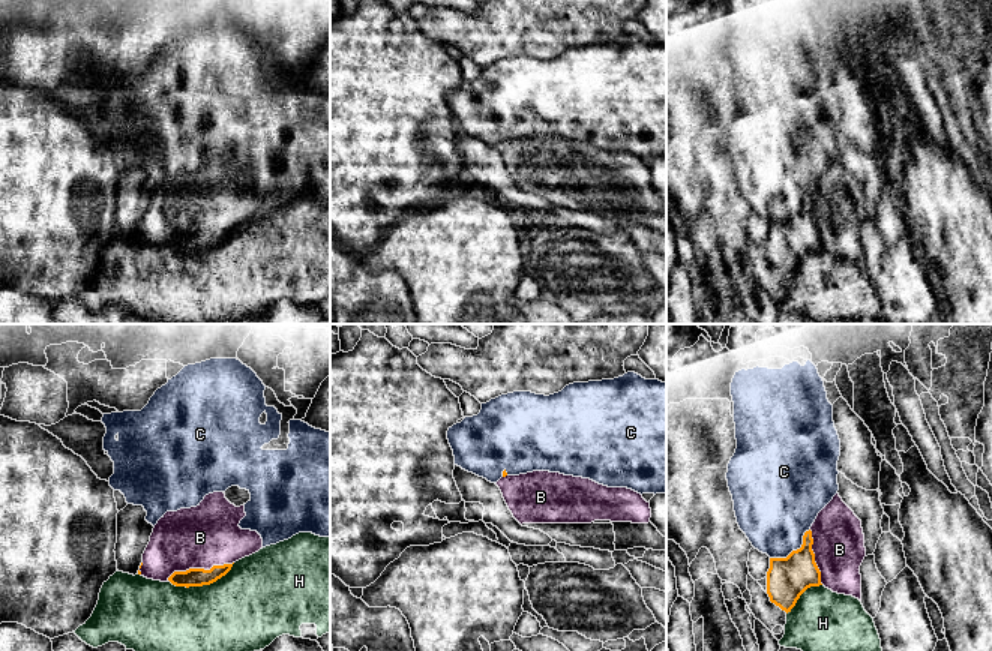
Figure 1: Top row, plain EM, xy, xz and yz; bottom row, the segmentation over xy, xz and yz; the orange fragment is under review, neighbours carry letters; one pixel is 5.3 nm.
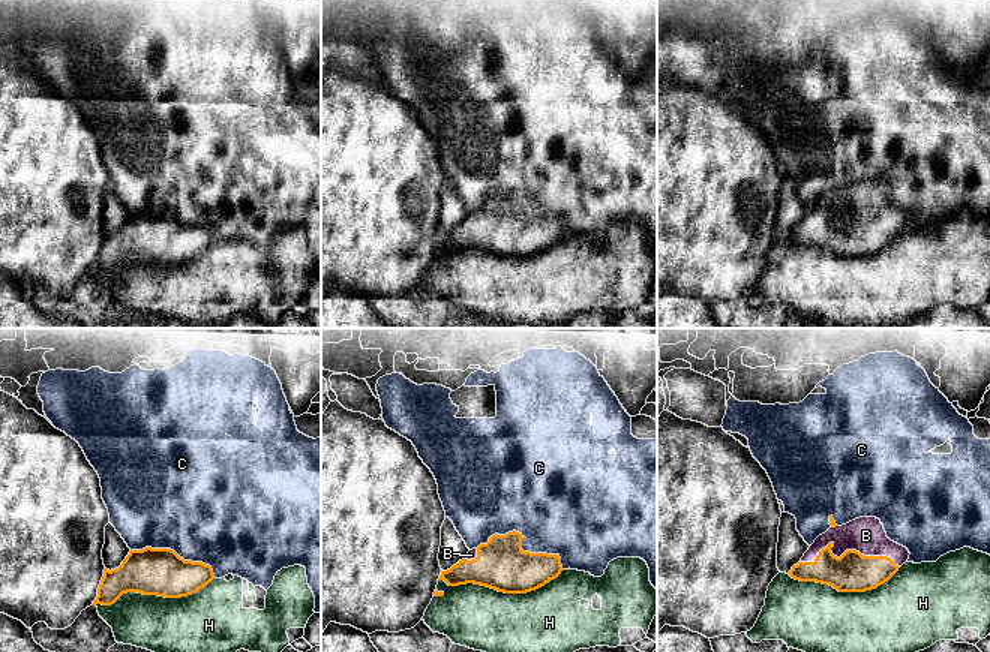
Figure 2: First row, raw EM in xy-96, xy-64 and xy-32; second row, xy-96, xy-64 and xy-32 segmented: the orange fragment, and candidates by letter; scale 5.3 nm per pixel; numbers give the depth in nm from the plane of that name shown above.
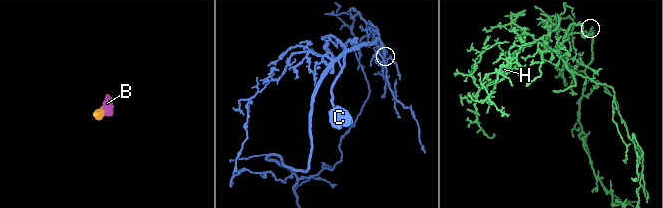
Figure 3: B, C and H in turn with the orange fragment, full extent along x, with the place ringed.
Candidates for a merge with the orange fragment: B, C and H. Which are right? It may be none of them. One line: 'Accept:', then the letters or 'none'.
Accept: B

